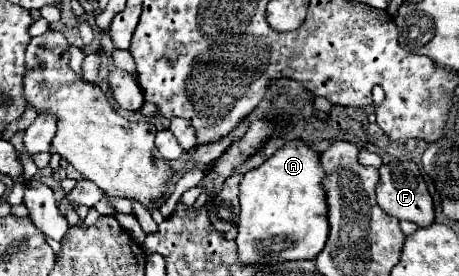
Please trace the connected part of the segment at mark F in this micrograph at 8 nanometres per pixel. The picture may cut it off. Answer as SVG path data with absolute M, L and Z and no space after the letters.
M398 160L398 162L388 162L380 166L380 182L376 186L376 198L378 198L378 206L398 218L398 220L410 220L418 226L430 226L434 222L434 204L432 204L432 196L428 194L426 182L418 170L418 166L414 162L406 162L406 160Z

